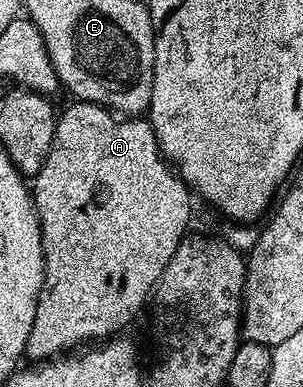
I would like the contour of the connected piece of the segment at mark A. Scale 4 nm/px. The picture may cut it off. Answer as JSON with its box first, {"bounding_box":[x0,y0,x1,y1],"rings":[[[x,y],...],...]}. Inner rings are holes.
{"bounding_box":[24,101,193,361],"rings":[[[79,101],[72,104],[74,104],[73,107],[59,112],[50,153],[46,153],[46,161],[42,165],[42,169],[34,176],[34,182],[30,187],[32,204],[36,207],[36,217],[40,222],[40,236],[44,250],[44,284],[39,295],[36,296],[34,329],[30,329],[30,337],[24,350],[25,356],[32,361],[55,359],[61,353],[71,352],[81,345],[88,345],[93,341],[104,341],[123,332],[120,330],[143,309],[144,302],[147,299],[149,302],[156,282],[162,277],[166,265],[170,265],[170,257],[174,257],[174,249],[178,249],[178,245],[186,237],[187,231],[184,230],[187,229],[188,218],[192,215],[193,192],[187,183],[182,182],[168,160],[164,158],[164,154],[160,152],[156,134],[147,118],[117,117],[113,112],[98,104]]]}

